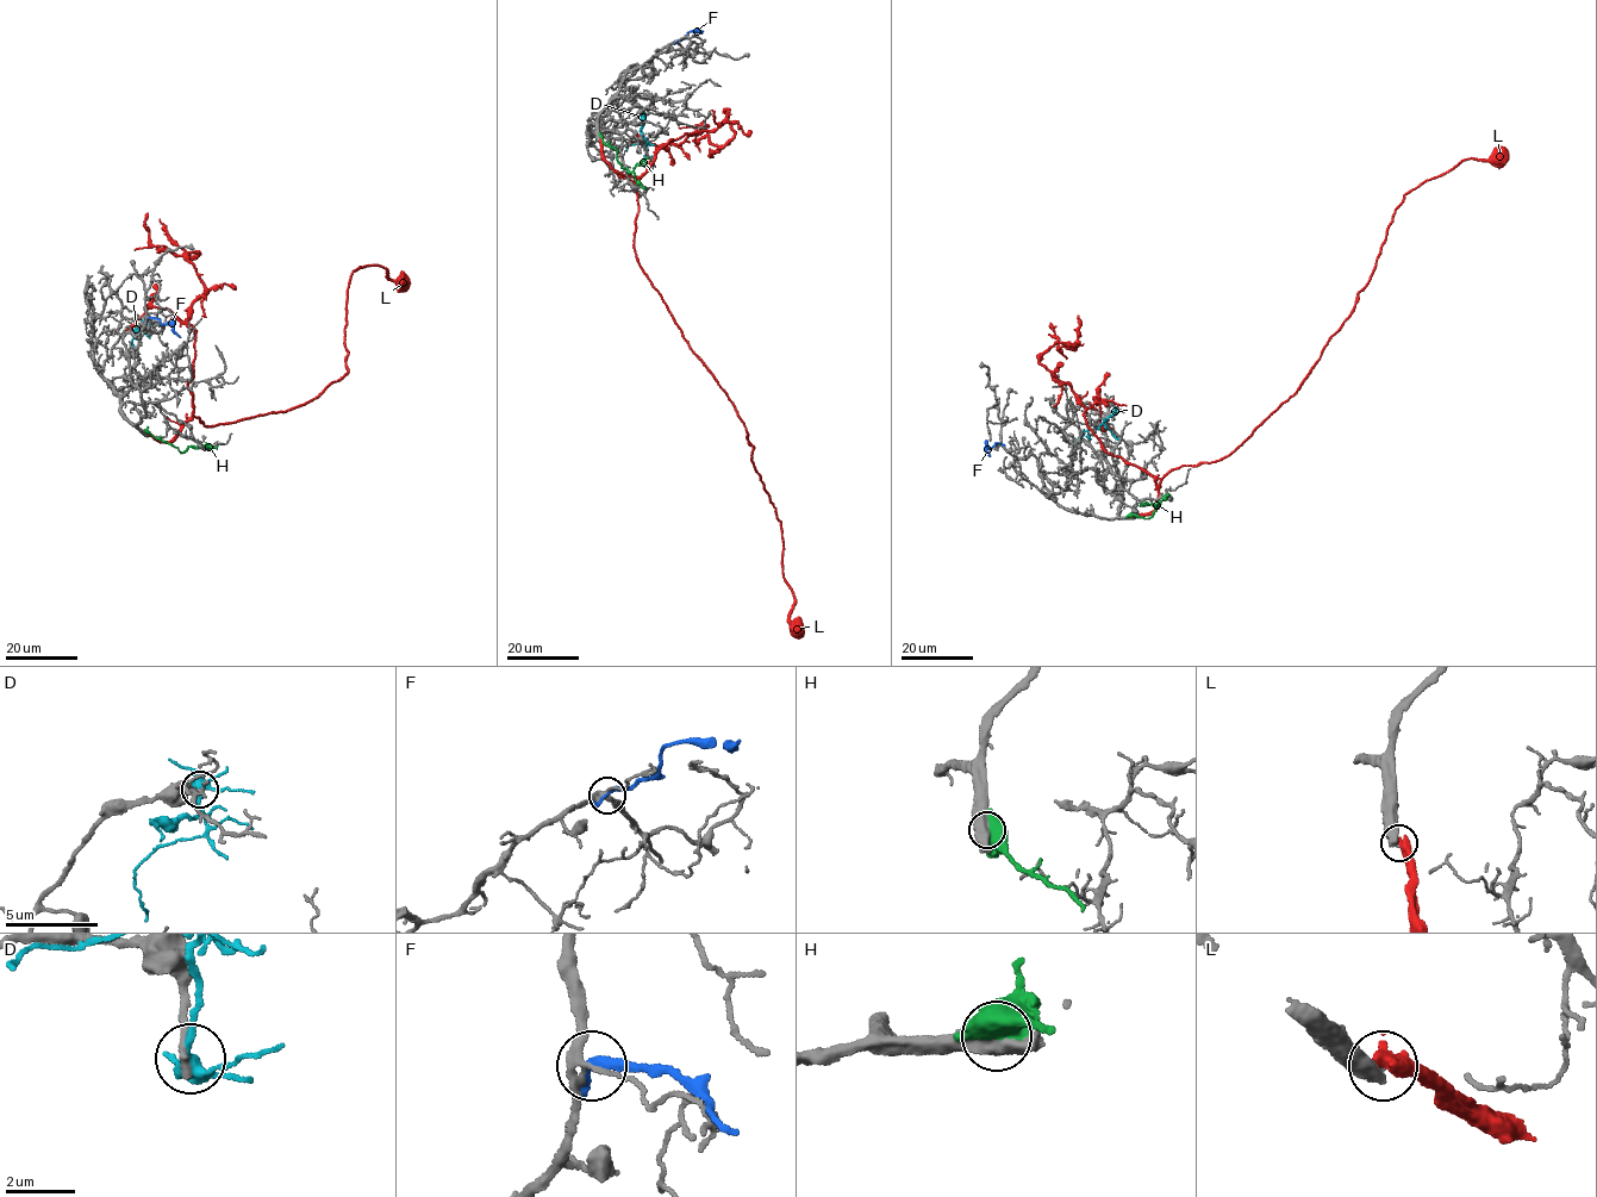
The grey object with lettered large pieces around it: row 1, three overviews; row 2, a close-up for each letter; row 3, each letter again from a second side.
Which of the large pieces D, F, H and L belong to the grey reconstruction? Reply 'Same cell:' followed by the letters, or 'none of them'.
Same cell: L

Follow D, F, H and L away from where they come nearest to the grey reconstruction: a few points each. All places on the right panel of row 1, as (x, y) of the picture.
D: (1115, 413), (1098, 426), (1084, 431), (1077, 442), (1074, 438)
F: (1000, 443), (990, 449), (986, 447), (990, 456)
H: (1130, 517), (1151, 518), (1158, 504), (1143, 505), (1145, 502), (1148, 504)
L: (1134, 516), (1155, 509), (1171, 471), (1222, 460), (1296, 393), (1368, 282), (1405, 193), (1460, 162), (1505, 154)

